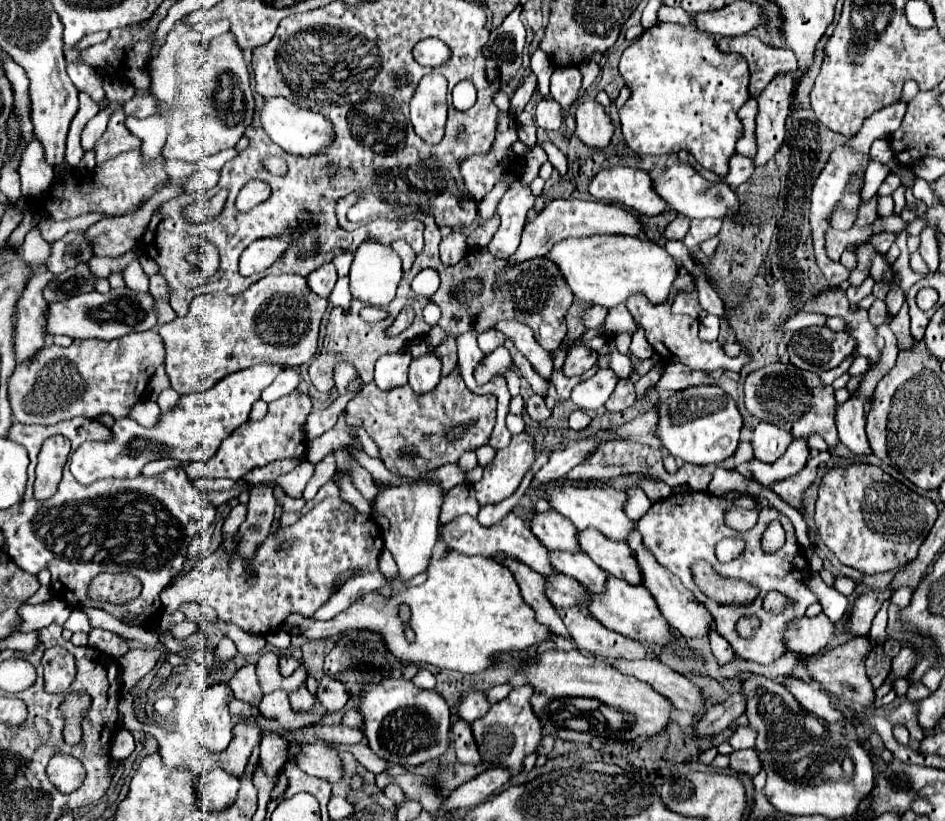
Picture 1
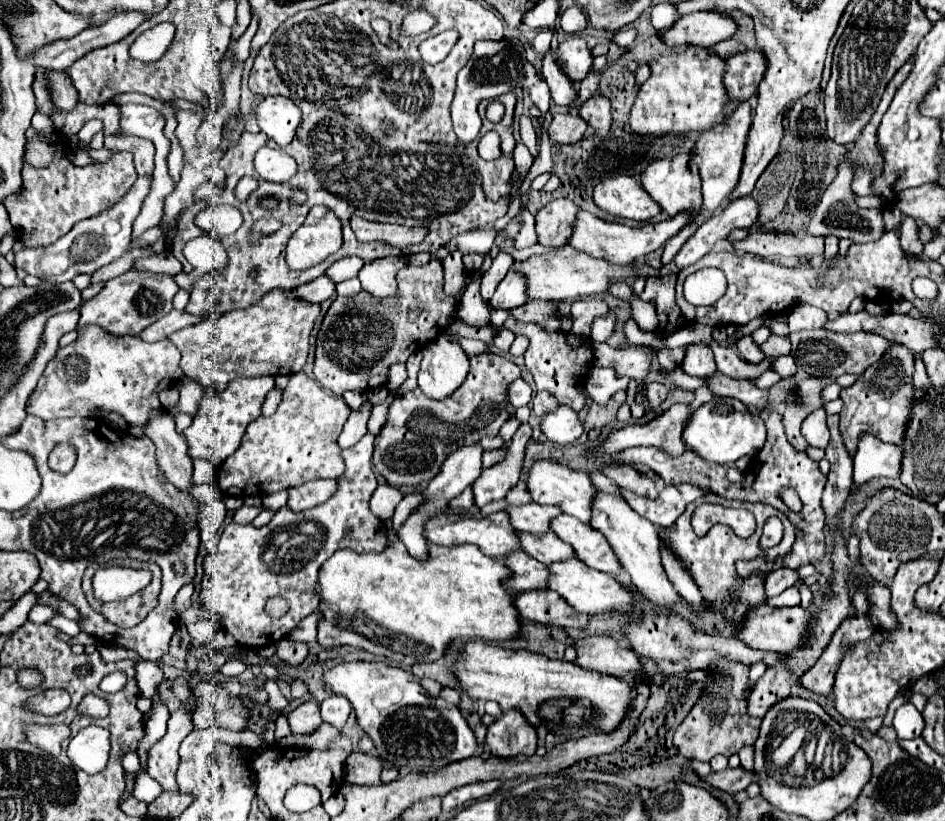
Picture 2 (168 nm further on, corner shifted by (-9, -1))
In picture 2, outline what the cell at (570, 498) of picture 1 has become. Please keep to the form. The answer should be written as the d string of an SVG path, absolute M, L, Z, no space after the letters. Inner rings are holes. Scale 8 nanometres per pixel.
M538 460L528 470L526 488L536 504L558 506L562 512L576 516L578 520L586 524L590 522L590 508L592 508L592 498L594 498L596 488L590 484L590 478L584 472L562 466L558 460Z

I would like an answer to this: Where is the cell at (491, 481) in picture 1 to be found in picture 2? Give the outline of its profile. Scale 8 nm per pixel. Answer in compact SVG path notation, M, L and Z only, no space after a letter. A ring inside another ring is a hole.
M522 424L512 438L506 460L486 468L480 474L480 478L474 482L474 486L472 486L474 504L478 508L482 508L484 504L488 504L492 500L506 498L506 494L516 486L516 482L520 480L520 472L522 472L524 448L526 448L526 442L530 440L530 436L532 436L530 424Z

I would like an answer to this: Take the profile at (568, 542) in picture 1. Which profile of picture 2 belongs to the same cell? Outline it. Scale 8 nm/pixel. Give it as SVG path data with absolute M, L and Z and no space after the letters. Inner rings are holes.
M524 504L524 506L506 506L504 510L510 516L510 524L514 524L516 530L532 532L532 534L544 534L550 530L550 520L560 514L558 508L552 506L540 506L540 504Z

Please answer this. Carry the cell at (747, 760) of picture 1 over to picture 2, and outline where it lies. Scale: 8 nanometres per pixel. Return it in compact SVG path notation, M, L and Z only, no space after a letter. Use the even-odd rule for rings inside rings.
M726 768L722 772L710 772L708 776L702 776L702 782L706 782L708 786L714 786L722 792L728 792L728 794L736 794L740 790L746 790L746 786L752 782L752 776L754 774L748 774L746 770L736 768Z

